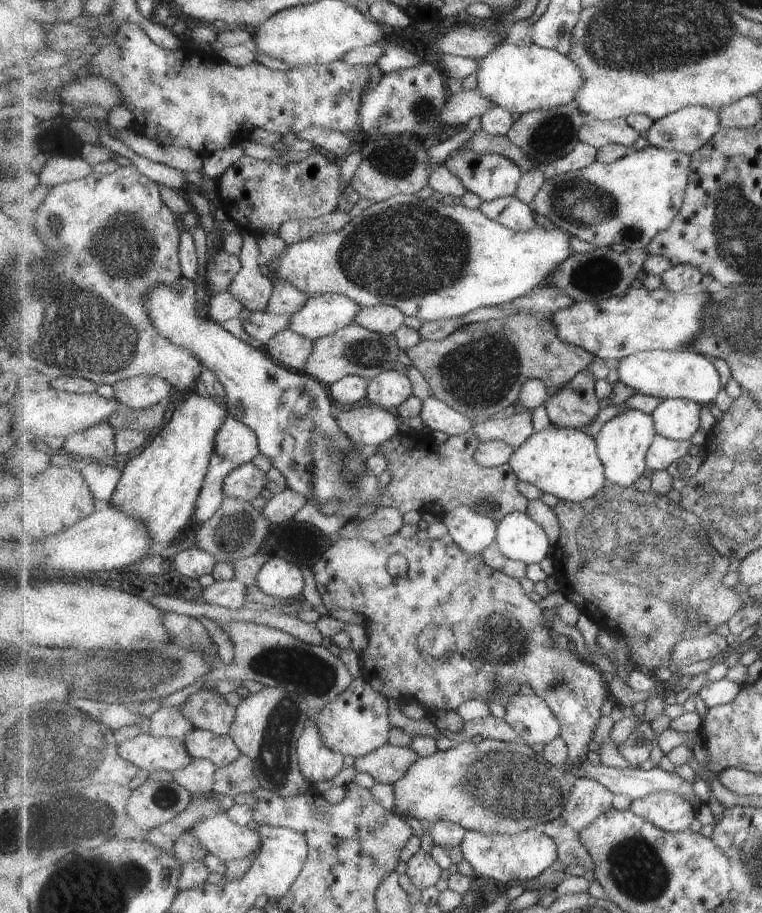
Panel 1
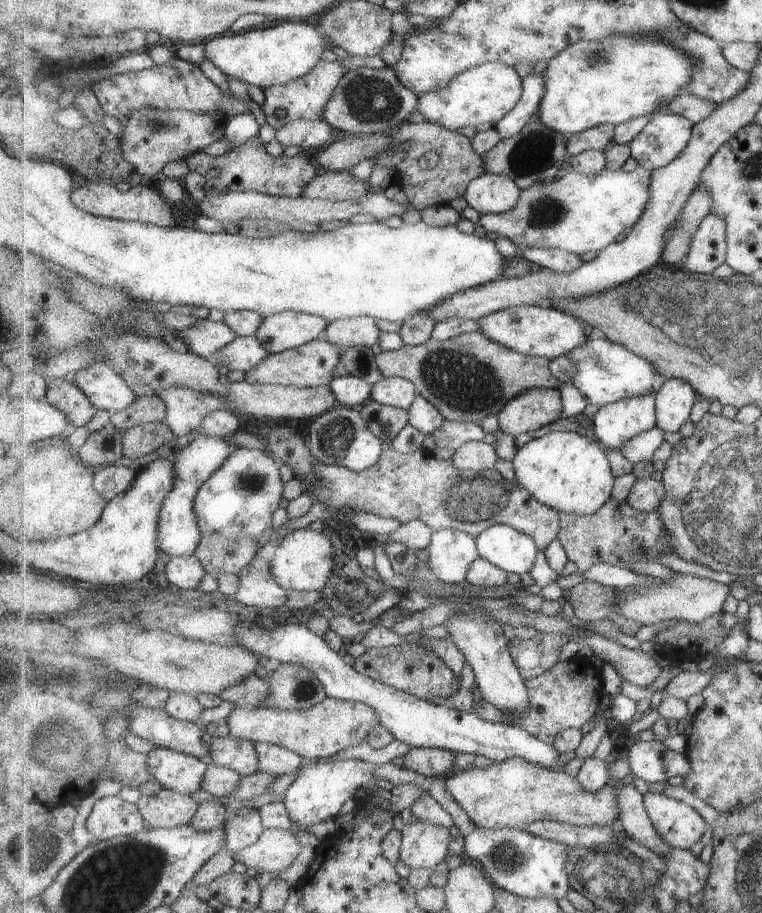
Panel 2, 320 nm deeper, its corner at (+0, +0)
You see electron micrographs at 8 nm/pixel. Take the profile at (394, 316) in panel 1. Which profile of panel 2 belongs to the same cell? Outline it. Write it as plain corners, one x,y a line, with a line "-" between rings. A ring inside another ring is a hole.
353,317
337,319
319,335
319,339
333,343
343,349
349,347
366,347
378,344
382,331
373,317

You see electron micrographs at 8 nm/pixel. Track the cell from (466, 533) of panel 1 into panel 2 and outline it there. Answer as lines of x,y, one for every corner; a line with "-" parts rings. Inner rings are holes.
453,529
435,531
427,550
434,576
447,584
465,582
471,565
480,557
477,538

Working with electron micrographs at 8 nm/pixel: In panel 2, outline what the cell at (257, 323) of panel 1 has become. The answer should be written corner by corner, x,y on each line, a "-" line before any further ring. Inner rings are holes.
201,319
193,326
185,327
180,334
187,344
187,349
202,357
216,353
239,337
226,322
207,319

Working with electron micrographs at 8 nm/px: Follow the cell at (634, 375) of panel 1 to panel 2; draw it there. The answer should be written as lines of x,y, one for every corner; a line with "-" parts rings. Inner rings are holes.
607,337
587,339
564,356
576,365
576,374
571,383
584,395
587,404
596,404
599,408
626,398
653,393
653,384
659,373
649,359
631,352
626,346
611,342

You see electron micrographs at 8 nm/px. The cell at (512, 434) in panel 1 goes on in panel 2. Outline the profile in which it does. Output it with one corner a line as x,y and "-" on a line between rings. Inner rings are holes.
445,419
444,423
432,432
431,437
436,447
455,452
466,442
483,440
485,434
485,430
477,423

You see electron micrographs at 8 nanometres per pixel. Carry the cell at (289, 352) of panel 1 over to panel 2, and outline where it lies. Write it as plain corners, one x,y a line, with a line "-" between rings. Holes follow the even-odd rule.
255,335
237,337
216,352
219,363
229,370
246,370
260,364
270,352

